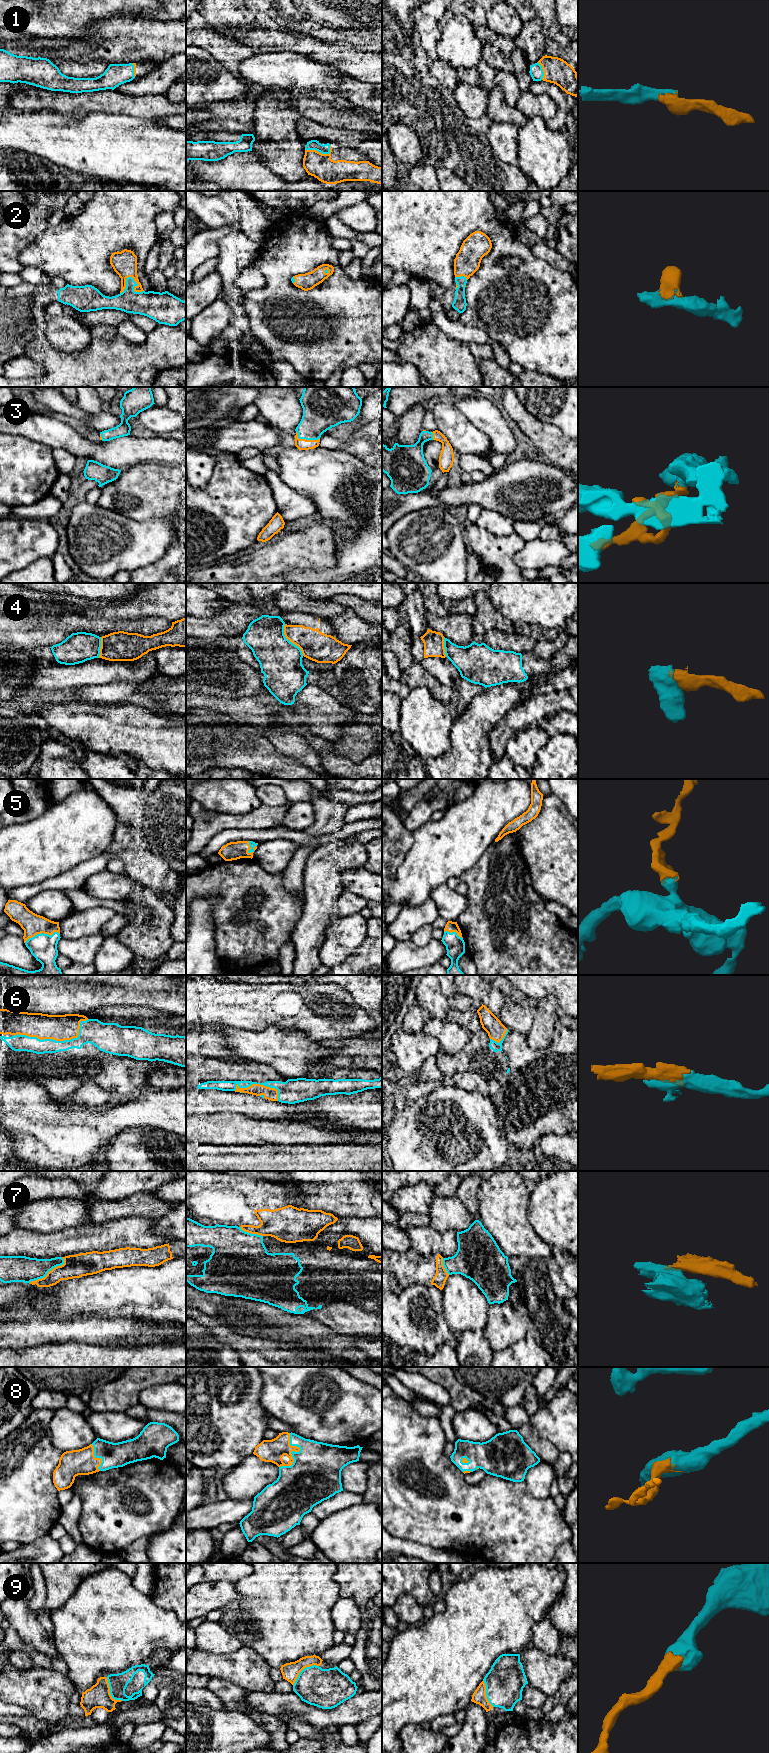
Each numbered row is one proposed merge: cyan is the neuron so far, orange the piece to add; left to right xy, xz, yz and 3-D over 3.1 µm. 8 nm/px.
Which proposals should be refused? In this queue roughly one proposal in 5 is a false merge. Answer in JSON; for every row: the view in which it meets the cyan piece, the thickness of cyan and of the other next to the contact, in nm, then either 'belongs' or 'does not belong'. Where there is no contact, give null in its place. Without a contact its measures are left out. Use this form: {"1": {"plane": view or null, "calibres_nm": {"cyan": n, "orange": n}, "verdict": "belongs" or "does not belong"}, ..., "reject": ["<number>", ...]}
{"1": {"plane": "xz", "calibres_nm": {"cyan": 80, "orange": 200}, "verdict": "belongs"}, "2": {"plane": "xy", "calibres_nm": {"cyan": 200, "orange": 200}, "verdict": "belongs"}, "3": {"plane": "xz", "calibres_nm": {"cyan": 300, "orange": 100}, "verdict": "belongs"}, "4": {"plane": "xz", "calibres_nm": {"cyan": 340, "orange": 240}, "verdict": "does not belong"}, "5": {"plane": "xy", "calibres_nm": {"cyan": 220, "orange": 170}, "verdict": "belongs"}, "6": {"plane": "xy", "calibres_nm": {"cyan": 130, "orange": 200}, "verdict": "belongs"}, "7": {"plane": "xy", "calibres_nm": {"cyan": 200, "orange": 190}, "verdict": "does not belong"}, "8": {"plane": "xz", "calibres_nm": {"cyan": 400, "orange": 180}, "verdict": "belongs"}, "9": {"plane": "xz", "calibres_nm": {"cyan": 320, "orange": 140}, "verdict": "belongs"}, "reject": ["4", "7"]}

